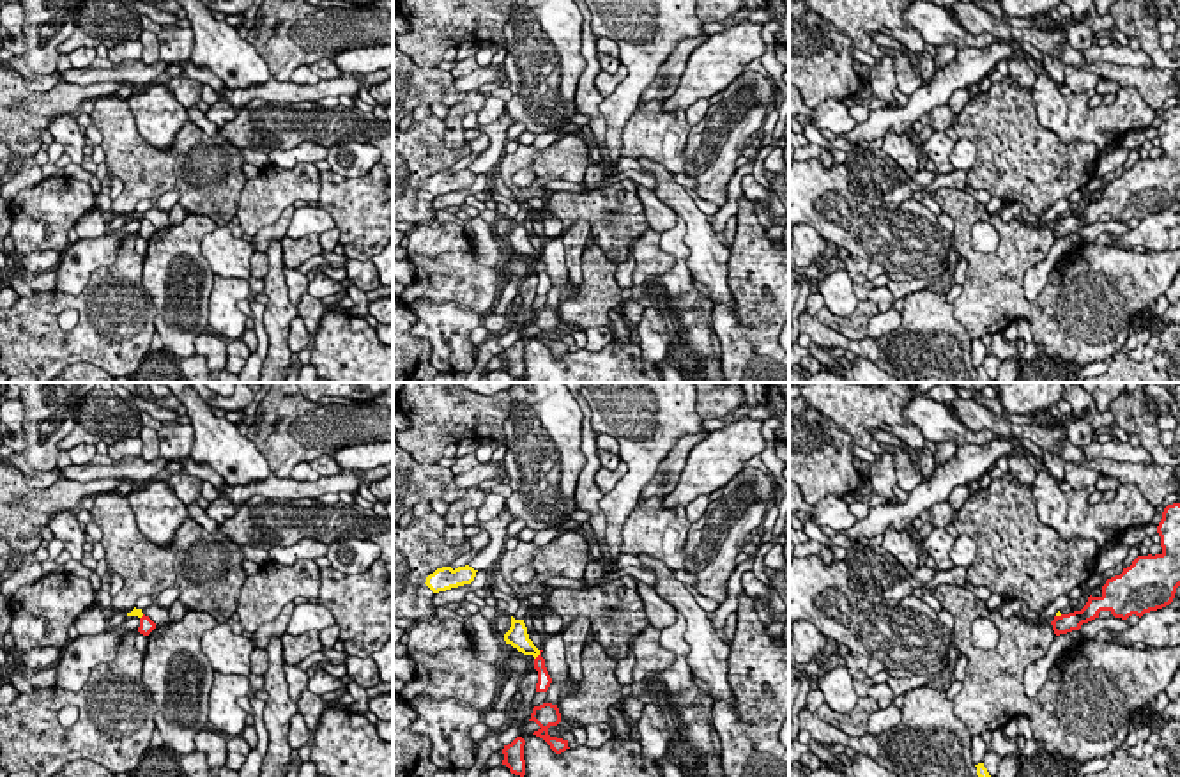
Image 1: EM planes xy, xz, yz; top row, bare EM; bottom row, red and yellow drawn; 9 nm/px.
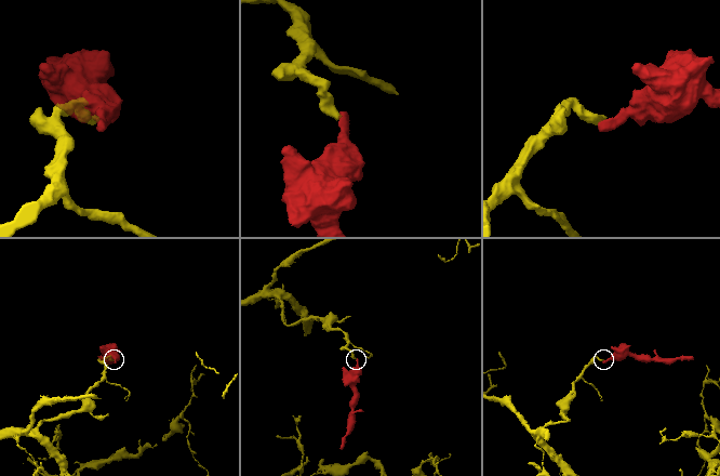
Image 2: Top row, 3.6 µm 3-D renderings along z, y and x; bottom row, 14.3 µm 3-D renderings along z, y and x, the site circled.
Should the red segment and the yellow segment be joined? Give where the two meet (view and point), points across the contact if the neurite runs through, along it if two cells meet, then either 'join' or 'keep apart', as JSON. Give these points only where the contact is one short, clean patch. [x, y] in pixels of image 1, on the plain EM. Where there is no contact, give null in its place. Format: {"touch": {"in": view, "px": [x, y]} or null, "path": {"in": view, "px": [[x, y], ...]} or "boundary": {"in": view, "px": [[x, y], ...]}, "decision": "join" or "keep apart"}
{"touch": {"in": "xz", "px": [538, 259]}, "boundary": {"in": "xz", "px": [[540, 254], [535, 262]]}, "decision": "keep apart"}

